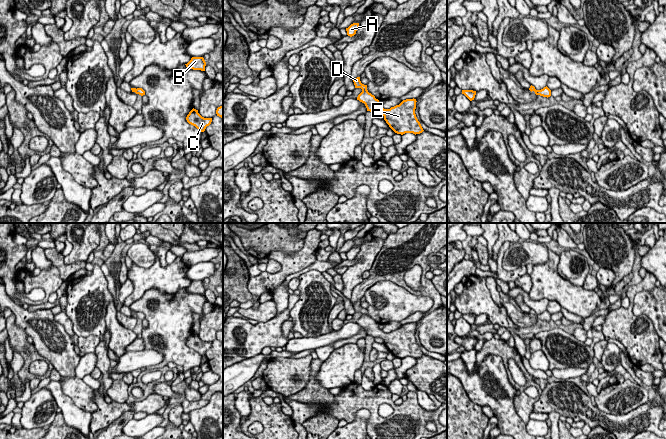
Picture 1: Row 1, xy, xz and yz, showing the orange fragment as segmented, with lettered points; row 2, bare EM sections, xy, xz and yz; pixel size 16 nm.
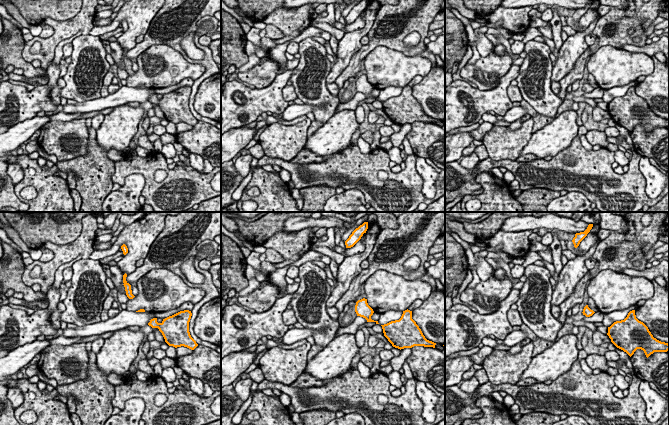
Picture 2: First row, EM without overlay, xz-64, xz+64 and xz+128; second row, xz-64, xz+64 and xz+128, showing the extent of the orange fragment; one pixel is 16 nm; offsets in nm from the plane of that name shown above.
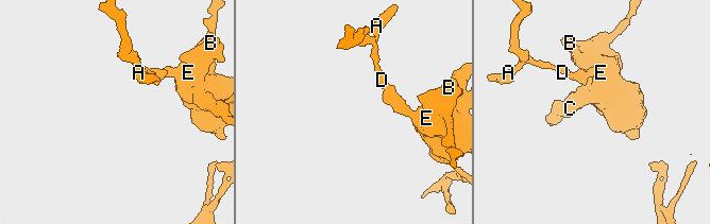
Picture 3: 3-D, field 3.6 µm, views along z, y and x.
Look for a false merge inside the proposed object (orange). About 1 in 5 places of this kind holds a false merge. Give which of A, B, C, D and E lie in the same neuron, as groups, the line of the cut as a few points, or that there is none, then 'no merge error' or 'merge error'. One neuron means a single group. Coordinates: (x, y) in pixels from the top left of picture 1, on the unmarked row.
groups A B C D E; cut none; no merge error

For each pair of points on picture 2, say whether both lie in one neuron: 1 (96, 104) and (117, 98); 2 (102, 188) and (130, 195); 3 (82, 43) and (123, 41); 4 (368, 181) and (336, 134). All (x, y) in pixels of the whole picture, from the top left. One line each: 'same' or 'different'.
1: same
2: different
3: different
4: different

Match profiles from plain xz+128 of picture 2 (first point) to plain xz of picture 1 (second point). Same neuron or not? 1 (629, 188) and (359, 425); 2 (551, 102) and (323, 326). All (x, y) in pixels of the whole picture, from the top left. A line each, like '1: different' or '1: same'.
1: different
2: same

